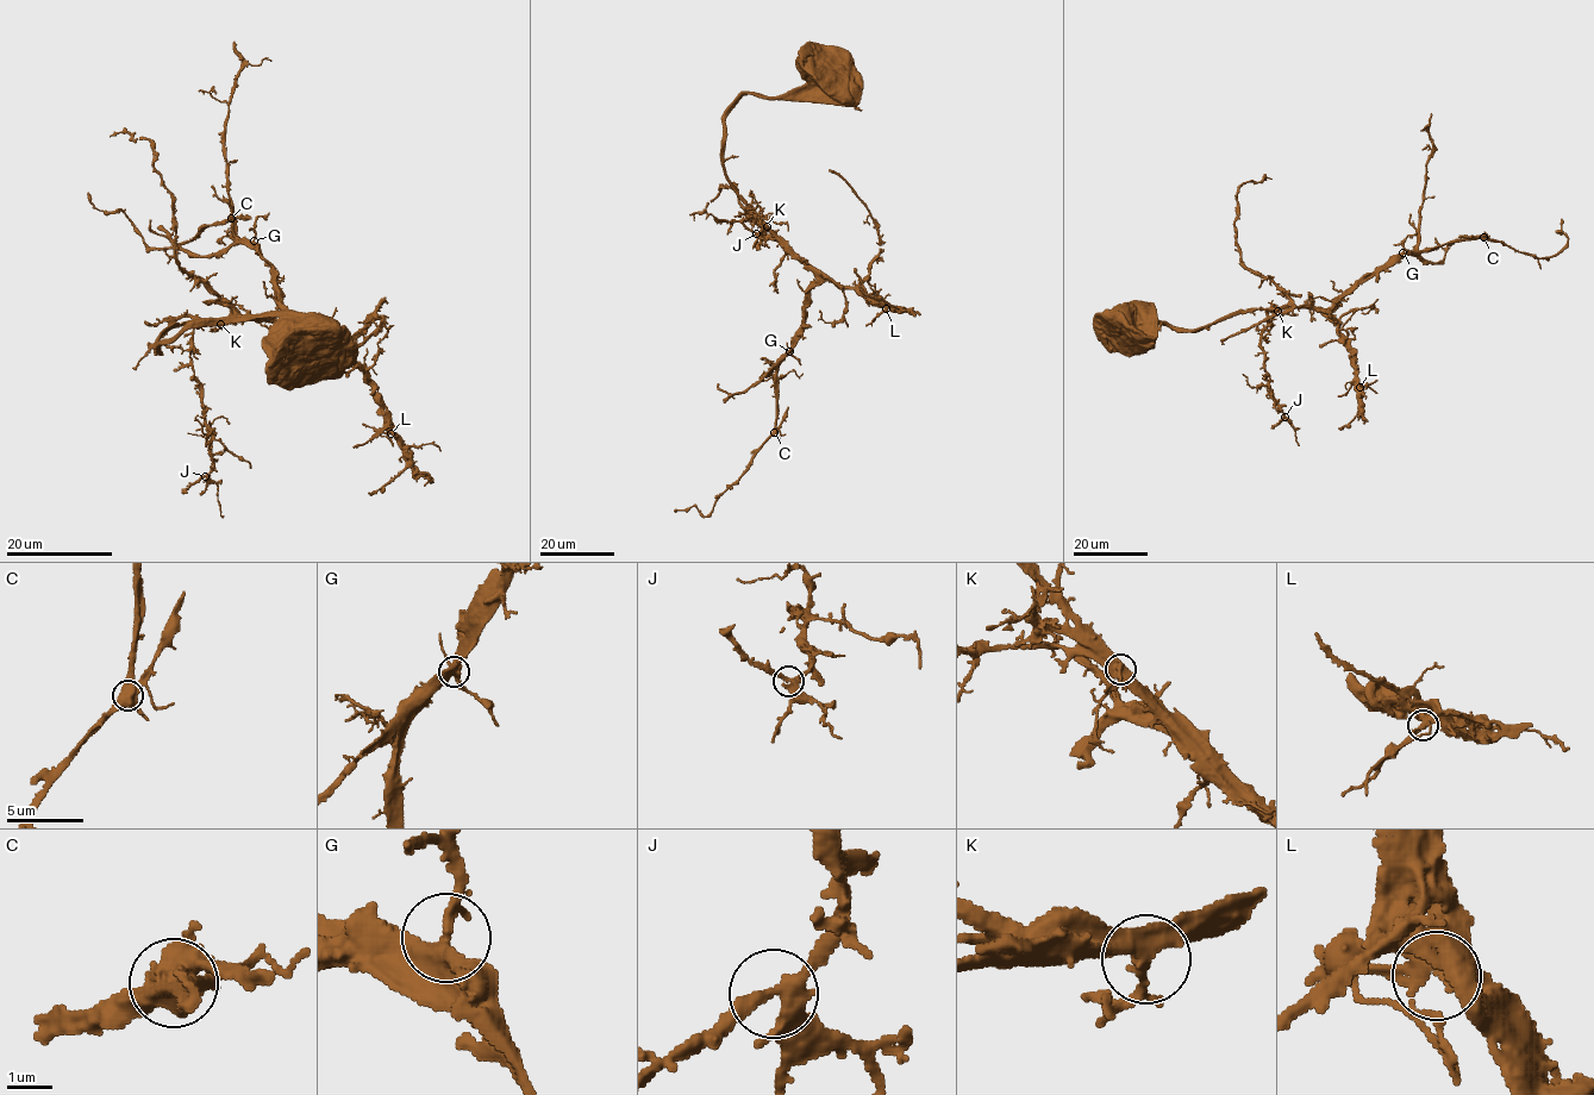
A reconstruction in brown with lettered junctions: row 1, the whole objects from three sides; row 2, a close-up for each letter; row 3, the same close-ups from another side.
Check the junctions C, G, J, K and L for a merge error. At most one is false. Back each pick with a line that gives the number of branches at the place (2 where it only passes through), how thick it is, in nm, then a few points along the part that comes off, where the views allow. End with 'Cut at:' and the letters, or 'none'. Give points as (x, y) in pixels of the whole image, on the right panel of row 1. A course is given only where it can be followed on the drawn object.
Cut at: none

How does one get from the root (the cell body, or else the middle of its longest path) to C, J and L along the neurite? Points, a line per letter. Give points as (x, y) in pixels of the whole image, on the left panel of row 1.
C: (322, 337), (279, 316), (208, 320), (158, 350), (179, 325), (291, 320), (274, 270), (231, 219)
J: (322, 337), (257, 316), (187, 325), (158, 350), (157, 338), (201, 323), (191, 362), (211, 435), (205, 476)
L: (322, 337), (257, 316), (191, 324), (157, 348), (179, 325), (276, 319), (336, 345), (362, 371), (391, 433)

